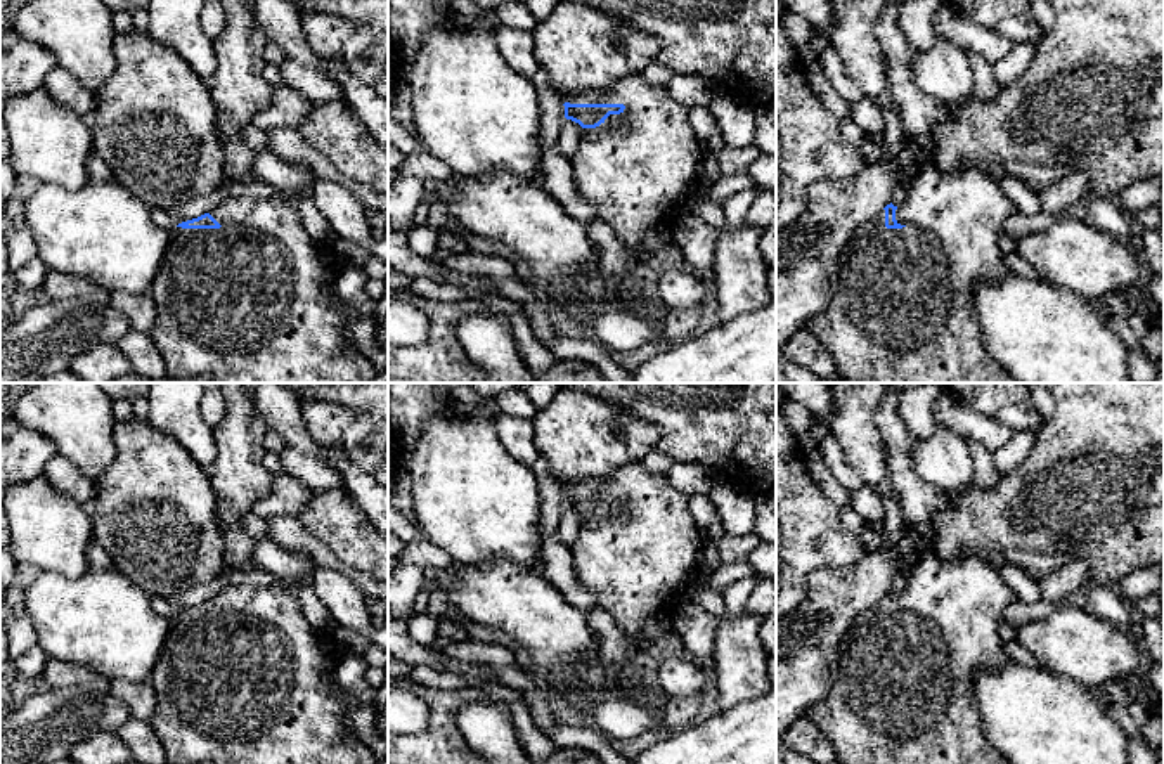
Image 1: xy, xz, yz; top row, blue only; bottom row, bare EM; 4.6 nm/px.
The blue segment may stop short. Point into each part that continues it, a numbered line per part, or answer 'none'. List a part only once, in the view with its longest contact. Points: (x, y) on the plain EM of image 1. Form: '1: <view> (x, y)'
1: xz (633, 556)

